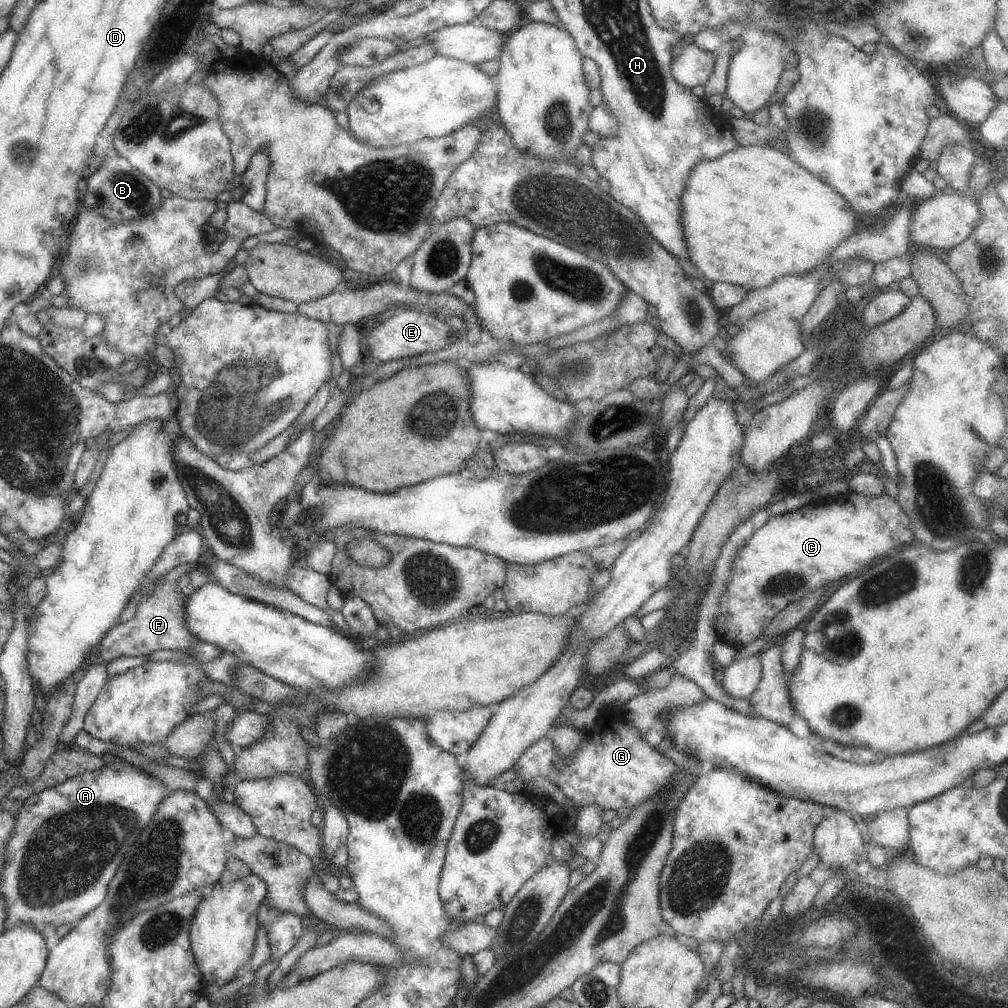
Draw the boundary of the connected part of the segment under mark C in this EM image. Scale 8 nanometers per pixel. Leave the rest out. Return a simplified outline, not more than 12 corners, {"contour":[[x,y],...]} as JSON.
{"contour":[[885,491],[770,516],[733,556],[717,639],[913,542]]}

